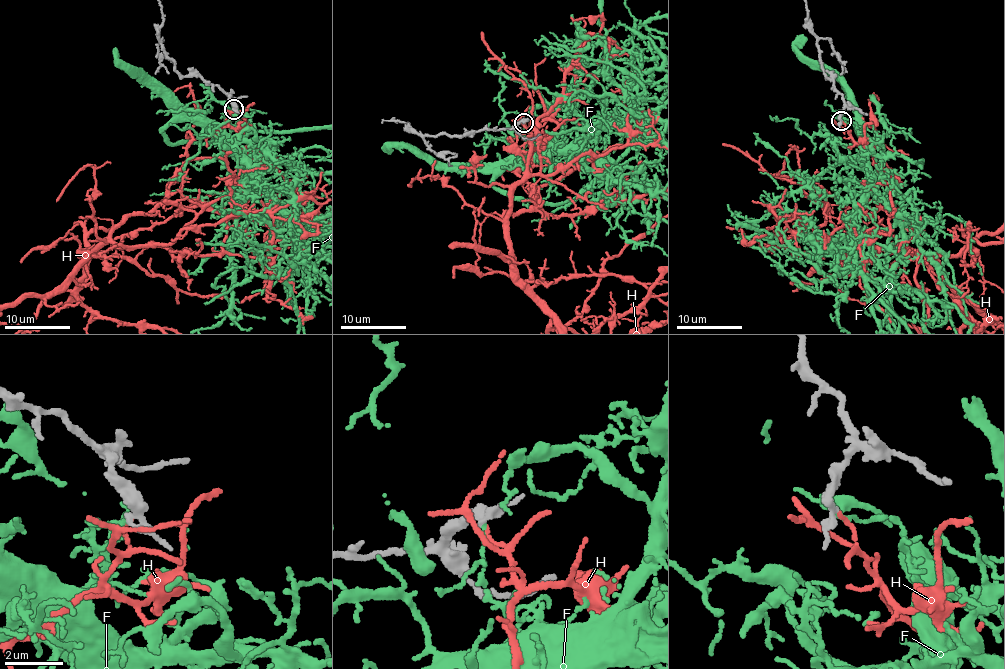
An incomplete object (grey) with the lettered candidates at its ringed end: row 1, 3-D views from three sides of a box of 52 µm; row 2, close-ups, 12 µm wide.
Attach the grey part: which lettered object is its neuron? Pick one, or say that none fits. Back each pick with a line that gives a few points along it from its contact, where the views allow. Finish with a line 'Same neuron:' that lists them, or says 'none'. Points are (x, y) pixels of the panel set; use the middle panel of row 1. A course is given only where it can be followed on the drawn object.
Same neuron: H

